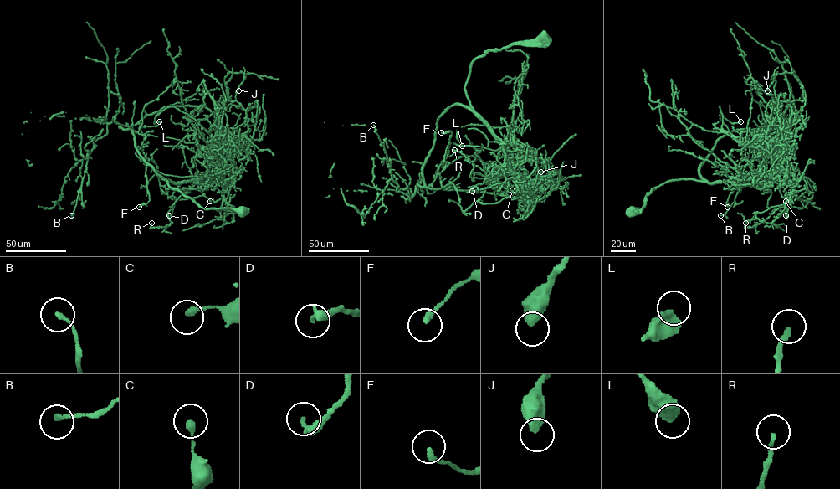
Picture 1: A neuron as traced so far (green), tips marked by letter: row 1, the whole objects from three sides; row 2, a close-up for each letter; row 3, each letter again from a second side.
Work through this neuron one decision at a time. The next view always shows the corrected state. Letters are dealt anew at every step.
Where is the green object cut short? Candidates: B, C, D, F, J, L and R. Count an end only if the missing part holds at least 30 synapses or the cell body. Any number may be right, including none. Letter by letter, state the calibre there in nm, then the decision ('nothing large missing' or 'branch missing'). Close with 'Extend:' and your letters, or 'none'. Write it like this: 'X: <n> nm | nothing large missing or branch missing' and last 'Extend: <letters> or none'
B: 170 nm | nothing large missing
C: 240 nm | nothing large missing
D: 380 nm | nothing large missing
F: 240 nm | nothing large missing
J: 480 nm | nothing large missing
L: 500 nm | nothing large missing
R: 190 nm | nothing large missing
Extend: none

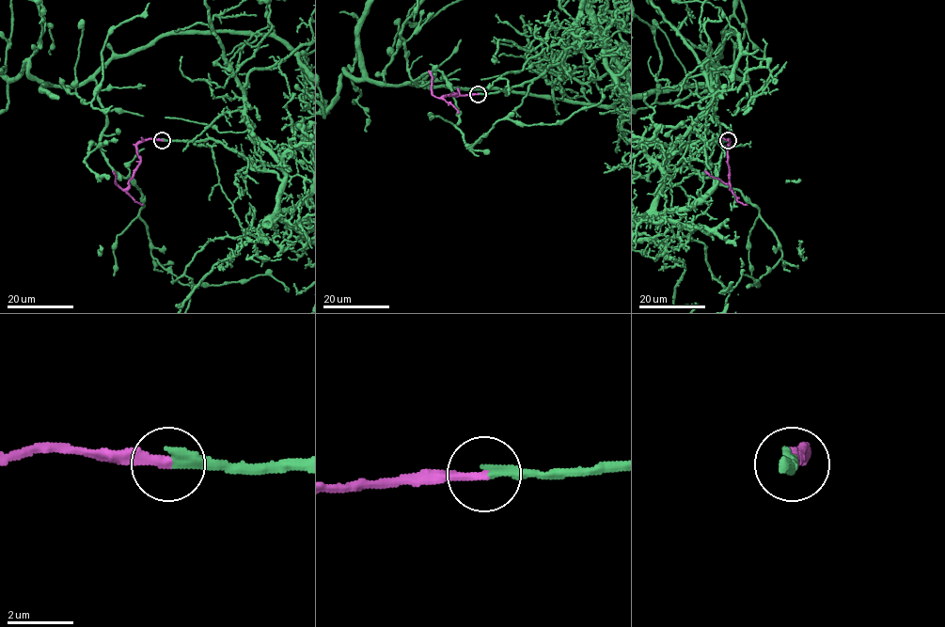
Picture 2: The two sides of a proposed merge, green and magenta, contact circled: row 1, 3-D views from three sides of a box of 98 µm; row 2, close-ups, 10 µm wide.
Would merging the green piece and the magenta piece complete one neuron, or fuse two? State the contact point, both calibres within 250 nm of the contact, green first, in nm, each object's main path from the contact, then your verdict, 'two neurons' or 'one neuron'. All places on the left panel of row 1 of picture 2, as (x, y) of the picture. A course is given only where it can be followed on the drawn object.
at (162, 140); 360 nm thick on the green side, 280 nm on the other; magenta runs (163, 140), (145, 139), (136, 146), (140, 164), (124, 189), (115, 182), (113, 171); one neuron

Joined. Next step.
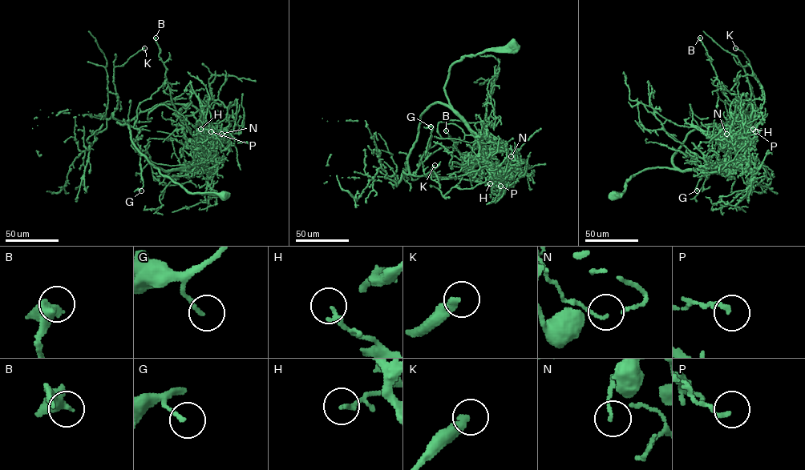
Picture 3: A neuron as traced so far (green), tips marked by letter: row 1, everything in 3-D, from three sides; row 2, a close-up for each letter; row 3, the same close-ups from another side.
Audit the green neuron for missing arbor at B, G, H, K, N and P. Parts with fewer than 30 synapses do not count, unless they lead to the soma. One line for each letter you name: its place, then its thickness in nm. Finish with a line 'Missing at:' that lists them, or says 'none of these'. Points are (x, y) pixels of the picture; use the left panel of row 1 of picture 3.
K: Place: (144, 48). Thickness 320 nm
Missing at: K

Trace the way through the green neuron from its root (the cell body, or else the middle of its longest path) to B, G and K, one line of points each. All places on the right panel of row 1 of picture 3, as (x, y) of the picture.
B: (612, 196), (624, 190), (632, 176), (646, 169), (715, 166), (724, 160), (728, 144), (743, 126), (700, 38)
G: (612, 196), (642, 170), (677, 170), (673, 156), (691, 131), (745, 119), (745, 138), (717, 151), (697, 190)
K: (612, 196), (642, 170), (677, 170), (673, 156), (691, 131), (743, 120), (750, 62), (735, 48)

